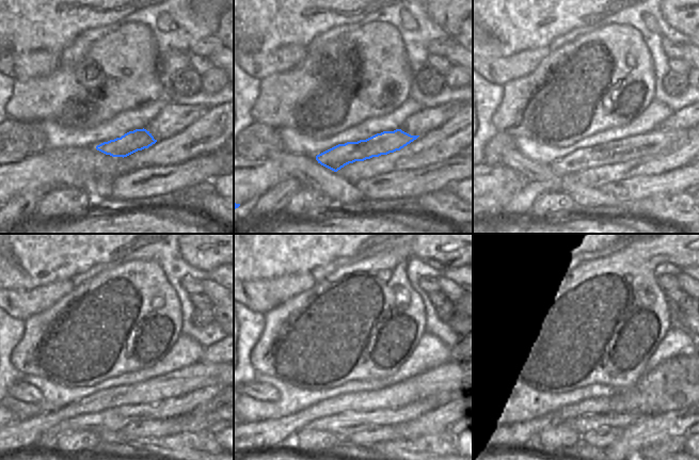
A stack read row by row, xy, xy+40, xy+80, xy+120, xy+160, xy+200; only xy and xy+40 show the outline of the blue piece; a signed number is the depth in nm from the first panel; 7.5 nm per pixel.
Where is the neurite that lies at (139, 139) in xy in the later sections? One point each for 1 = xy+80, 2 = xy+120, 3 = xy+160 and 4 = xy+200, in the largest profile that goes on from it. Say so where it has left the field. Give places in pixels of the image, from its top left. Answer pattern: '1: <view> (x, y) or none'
1: xy+80 (658, 141)
2: xy+120 (18, 435)
3: xy+160 (449, 378)
4: xy+200 (522, 434)

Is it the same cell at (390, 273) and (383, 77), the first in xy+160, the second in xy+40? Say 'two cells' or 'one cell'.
one cell

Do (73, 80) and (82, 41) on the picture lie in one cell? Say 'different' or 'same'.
different

